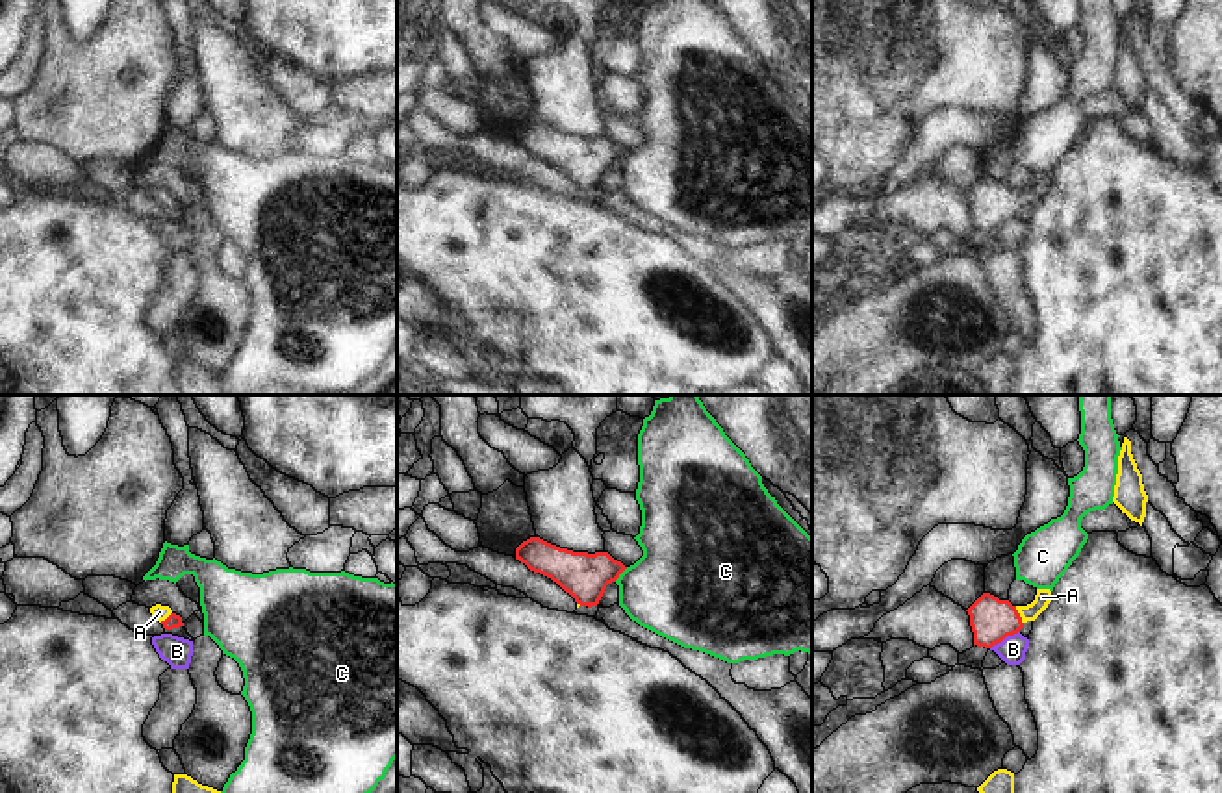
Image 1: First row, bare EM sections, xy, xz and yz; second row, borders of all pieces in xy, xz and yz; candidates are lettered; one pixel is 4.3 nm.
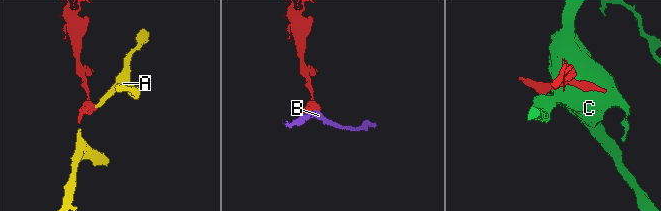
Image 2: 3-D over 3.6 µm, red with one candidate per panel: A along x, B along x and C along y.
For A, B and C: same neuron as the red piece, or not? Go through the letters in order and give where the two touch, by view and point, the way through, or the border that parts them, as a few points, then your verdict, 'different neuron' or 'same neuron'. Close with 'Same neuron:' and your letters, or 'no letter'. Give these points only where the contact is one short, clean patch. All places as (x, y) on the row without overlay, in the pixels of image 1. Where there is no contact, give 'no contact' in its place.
A: yz (1018, 201) | across yz (991, 204), (1018, 201), (1028, 199), (1043, 182) | same neuron
B: yz (1004, 223) | different neuron
C: xz (620, 158) | along xz (627, 152), (614, 165) | different neuron
Same neuron: A

